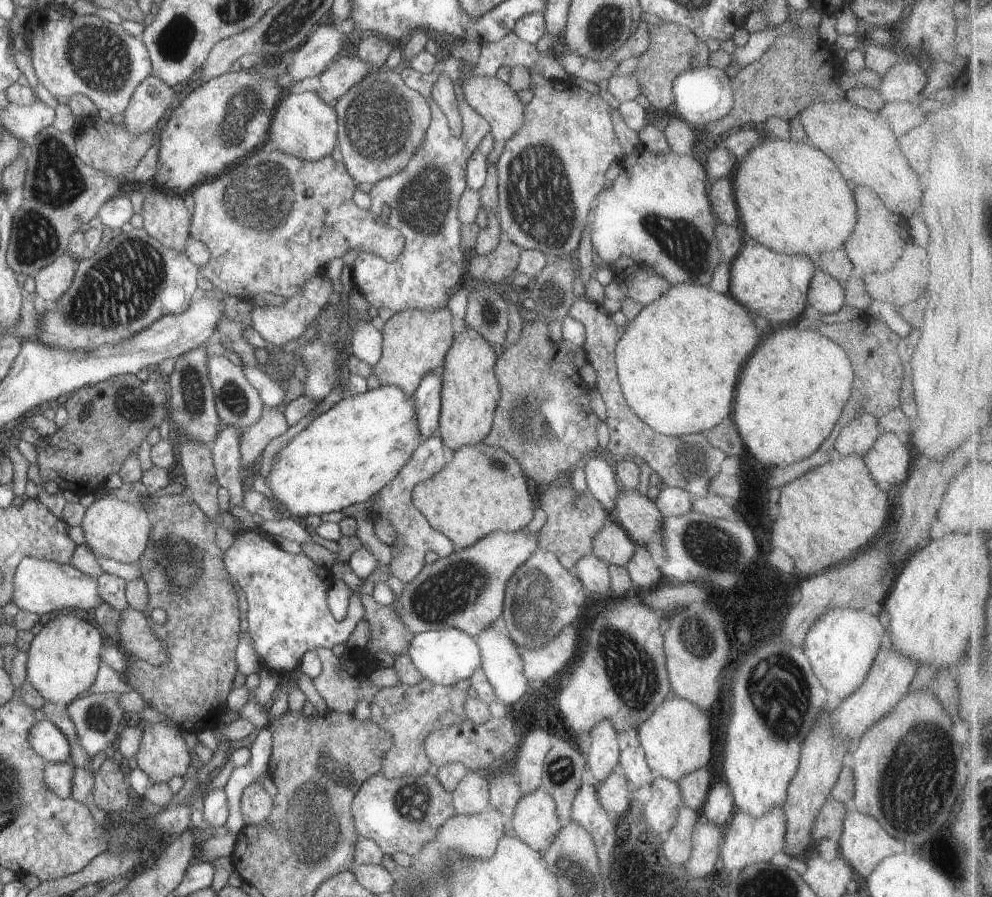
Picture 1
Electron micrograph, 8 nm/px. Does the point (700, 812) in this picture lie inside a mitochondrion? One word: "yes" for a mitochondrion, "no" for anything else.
no

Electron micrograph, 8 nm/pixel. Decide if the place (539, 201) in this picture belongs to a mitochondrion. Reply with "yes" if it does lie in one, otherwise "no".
yes

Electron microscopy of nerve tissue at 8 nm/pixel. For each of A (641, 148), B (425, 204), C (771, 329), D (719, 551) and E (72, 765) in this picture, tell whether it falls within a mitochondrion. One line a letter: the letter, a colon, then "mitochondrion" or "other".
A: other
B: mitochondrion
C: other
D: mitochondrion
E: other

